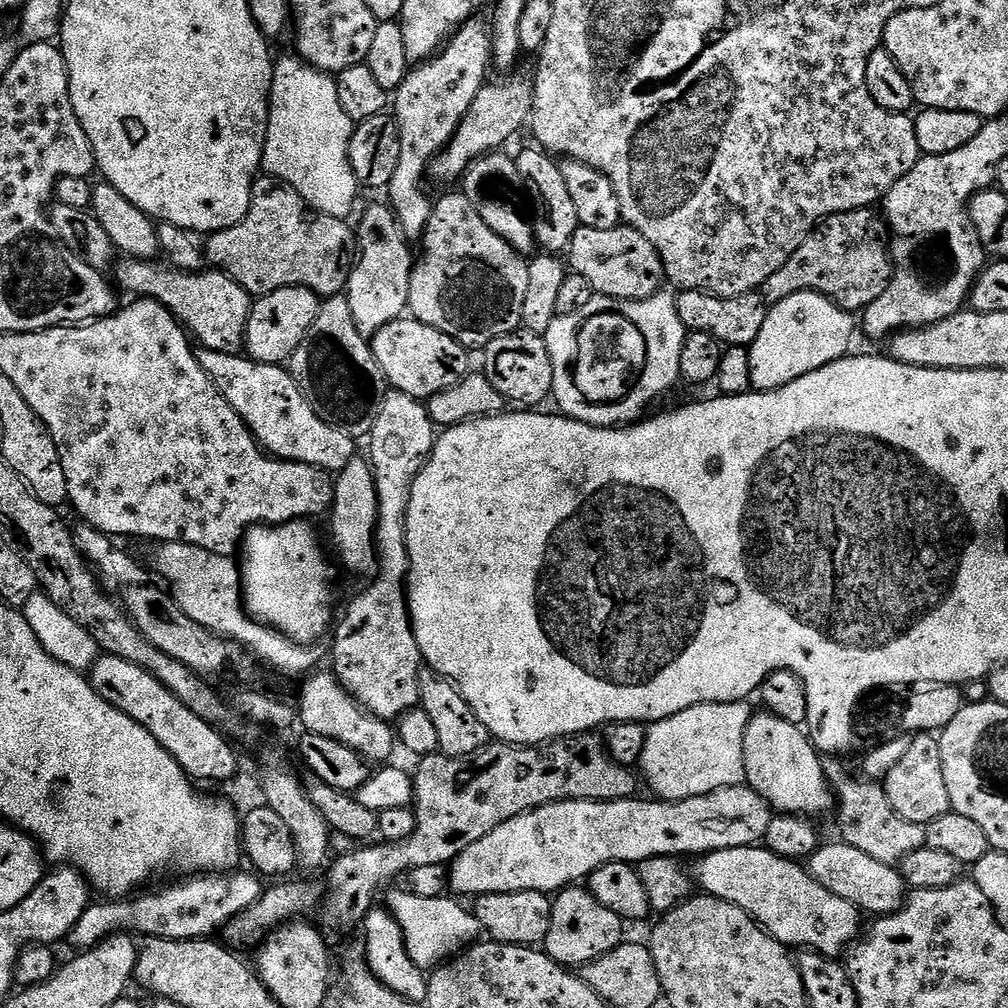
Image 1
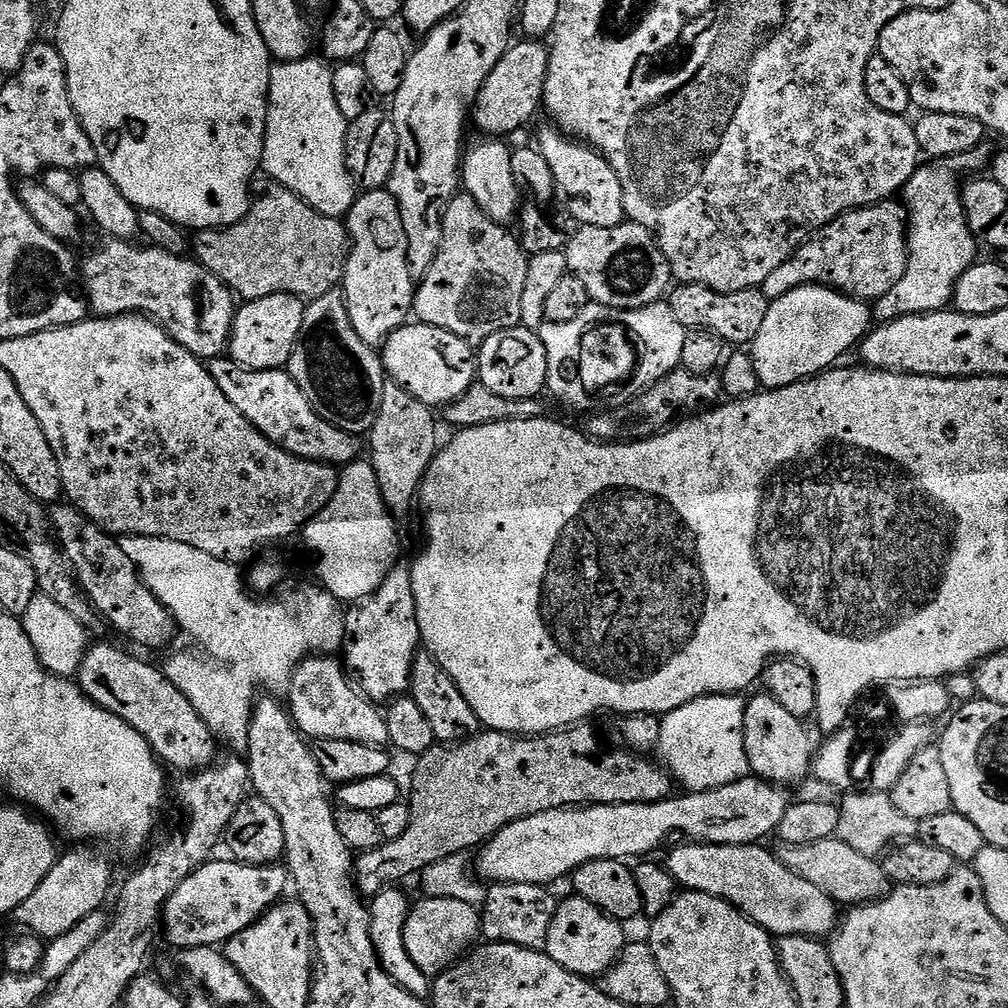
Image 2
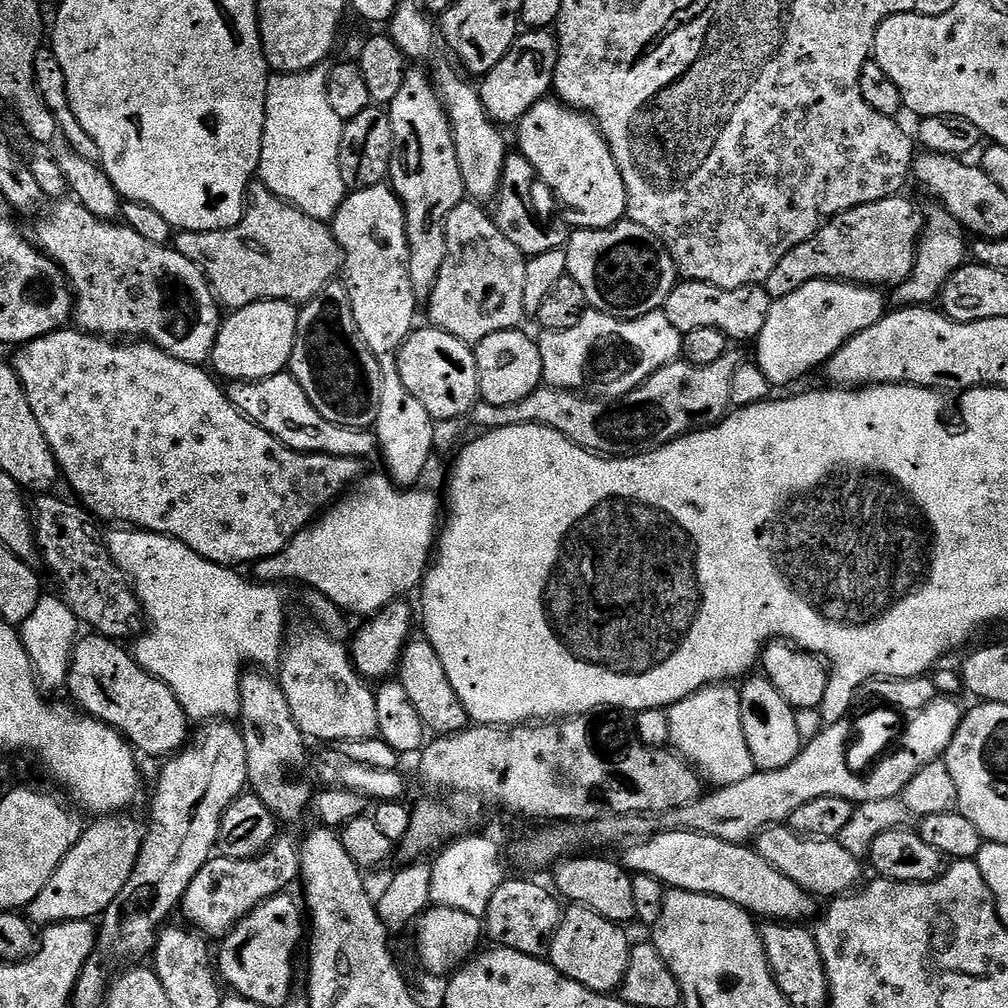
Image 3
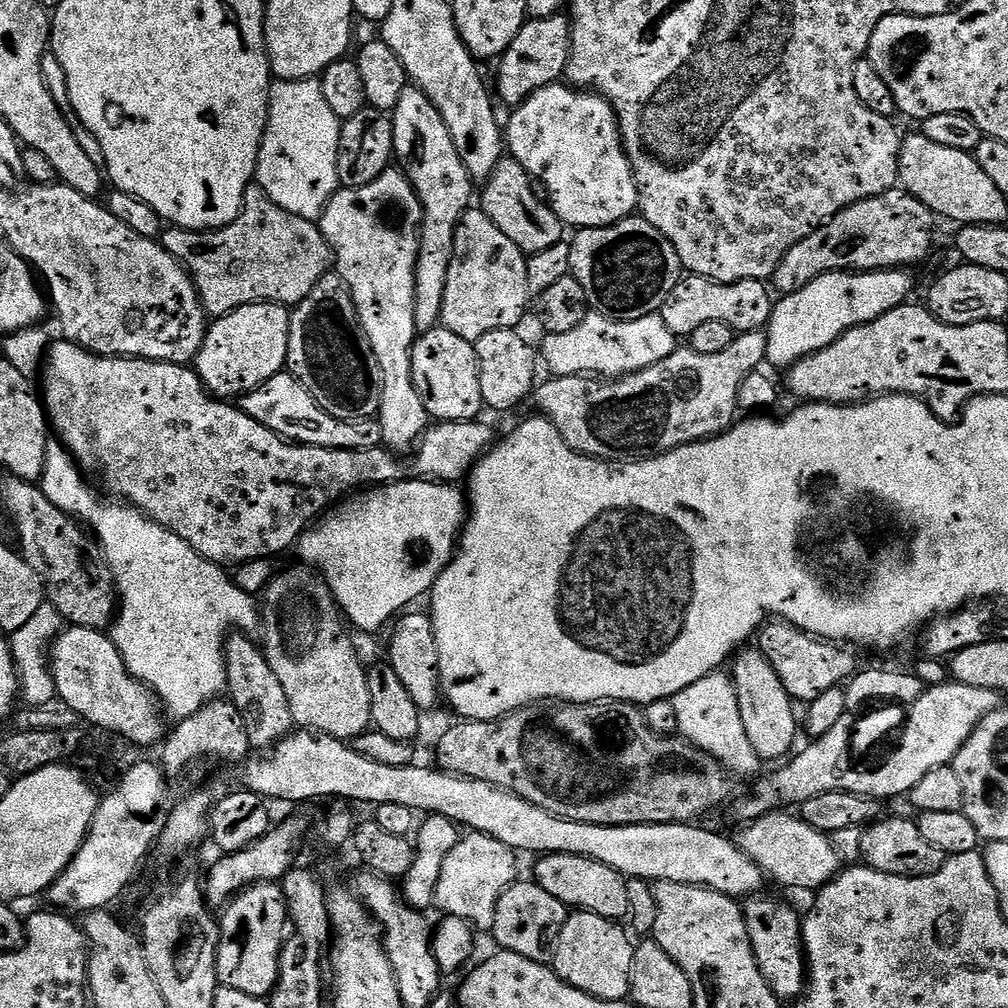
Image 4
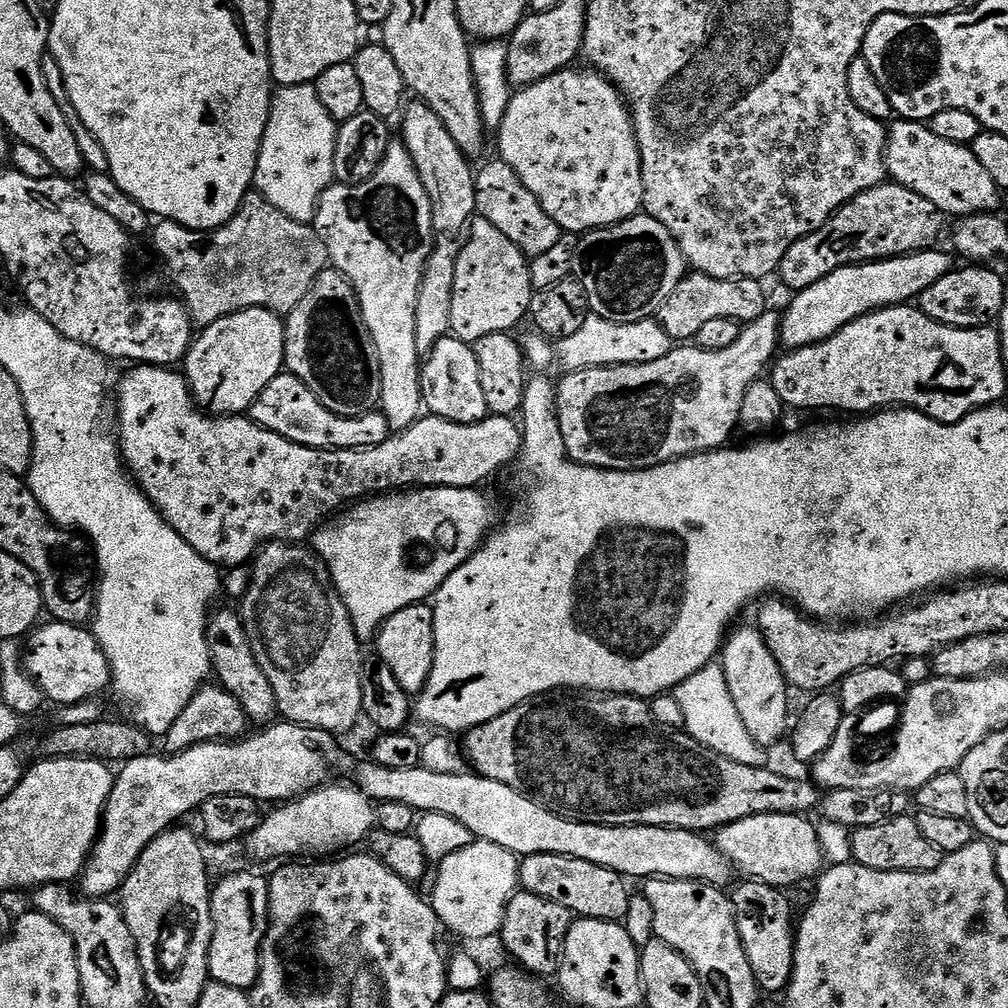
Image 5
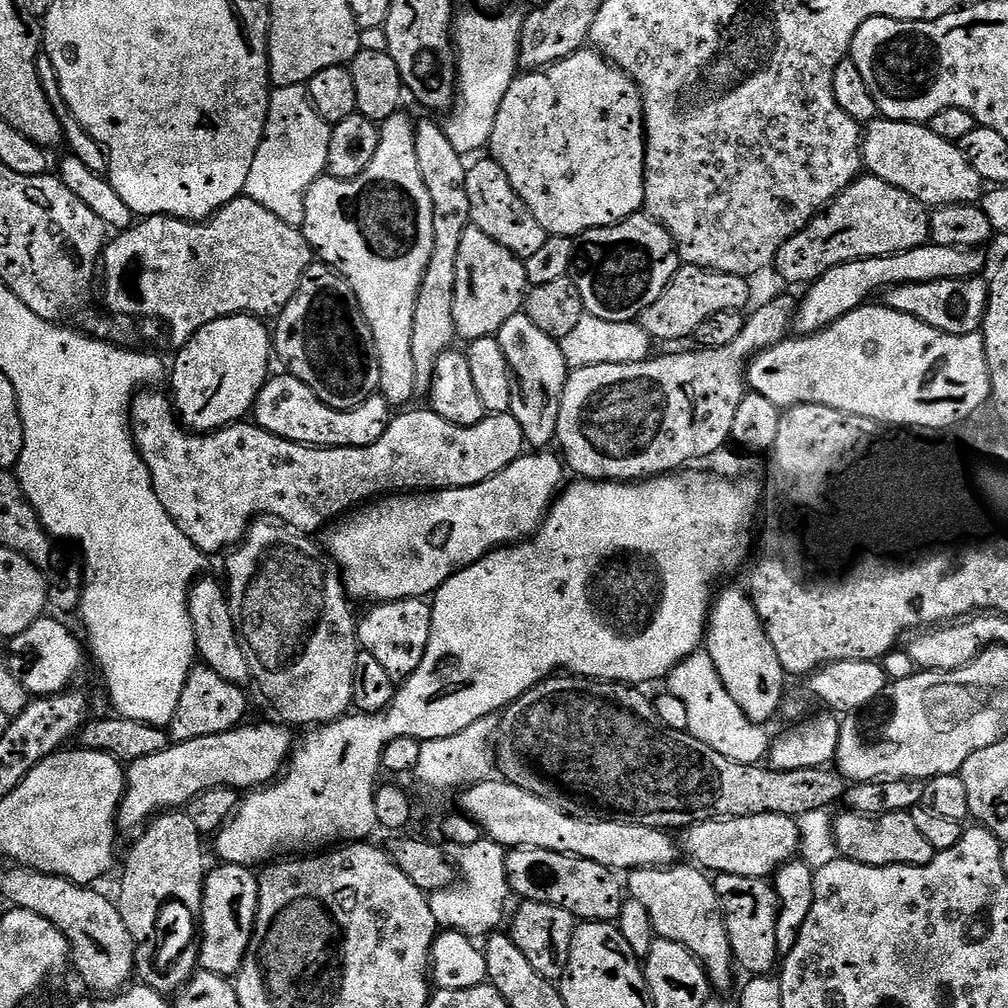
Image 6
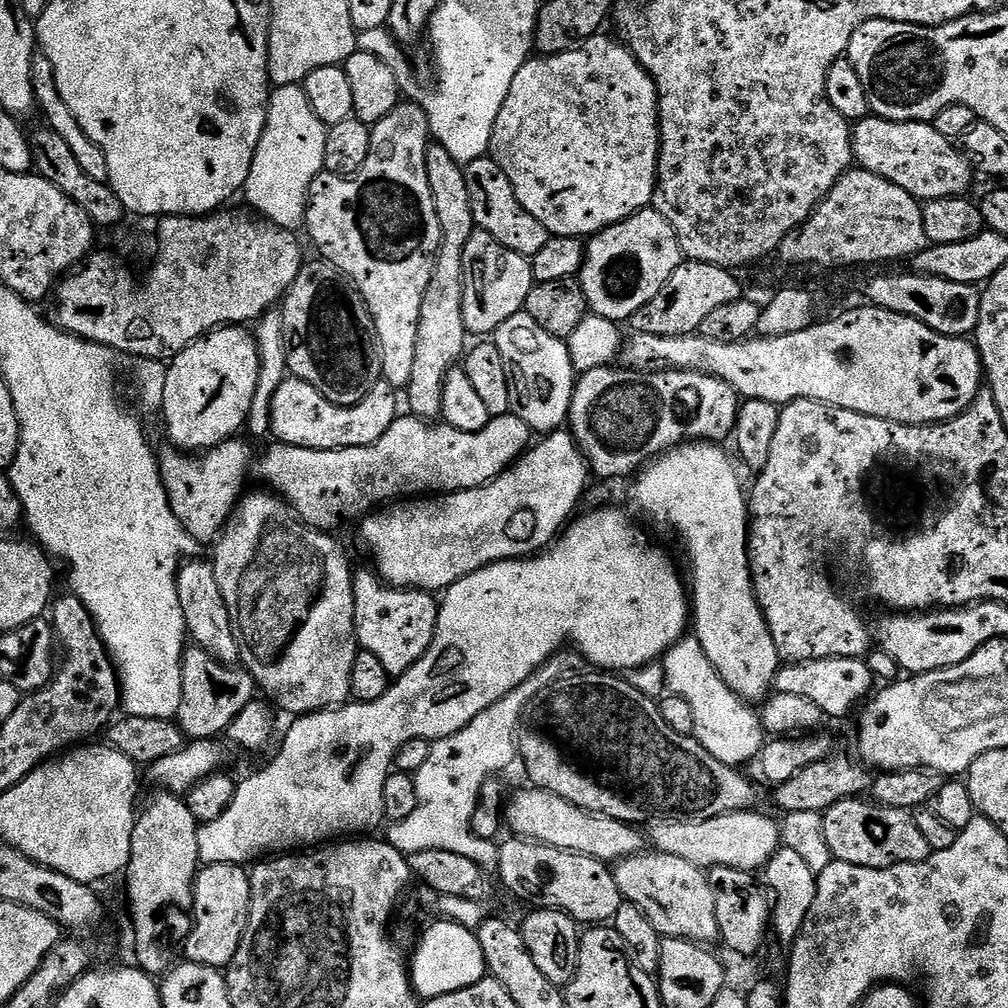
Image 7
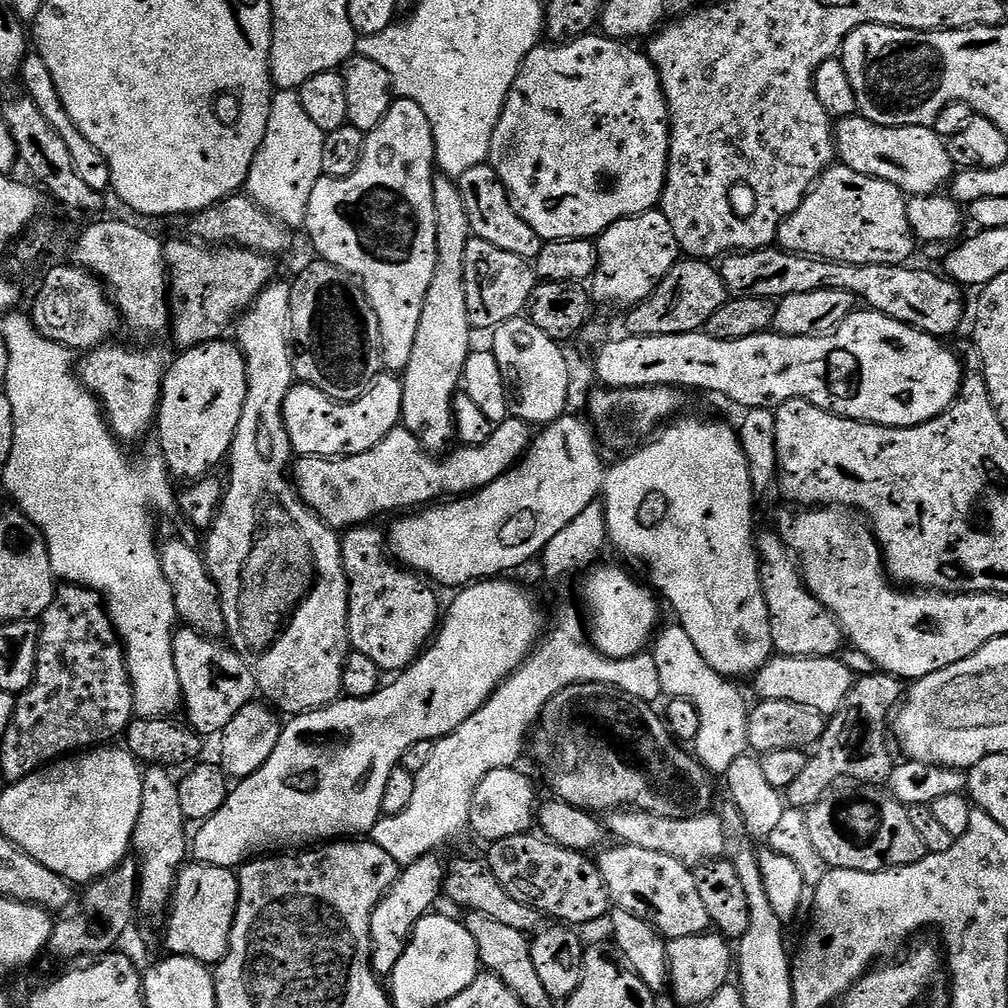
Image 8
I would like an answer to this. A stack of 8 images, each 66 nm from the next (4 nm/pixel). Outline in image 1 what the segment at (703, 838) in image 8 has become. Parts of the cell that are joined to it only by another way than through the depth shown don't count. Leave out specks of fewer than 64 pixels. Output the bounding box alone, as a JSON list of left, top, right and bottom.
[806,842,910,918]

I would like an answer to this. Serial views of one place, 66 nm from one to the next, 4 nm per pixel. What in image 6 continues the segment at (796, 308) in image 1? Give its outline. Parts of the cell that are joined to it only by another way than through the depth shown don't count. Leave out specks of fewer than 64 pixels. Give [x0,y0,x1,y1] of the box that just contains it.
[795,242,985,334]

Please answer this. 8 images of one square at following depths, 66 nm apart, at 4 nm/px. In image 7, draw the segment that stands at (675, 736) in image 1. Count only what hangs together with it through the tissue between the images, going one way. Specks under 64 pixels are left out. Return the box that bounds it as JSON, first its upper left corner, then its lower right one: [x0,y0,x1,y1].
[662,635,766,769]

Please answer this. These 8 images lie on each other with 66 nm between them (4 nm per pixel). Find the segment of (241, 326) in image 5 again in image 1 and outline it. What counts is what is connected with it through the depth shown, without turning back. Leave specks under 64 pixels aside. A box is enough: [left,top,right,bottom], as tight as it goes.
[244,286,321,365]

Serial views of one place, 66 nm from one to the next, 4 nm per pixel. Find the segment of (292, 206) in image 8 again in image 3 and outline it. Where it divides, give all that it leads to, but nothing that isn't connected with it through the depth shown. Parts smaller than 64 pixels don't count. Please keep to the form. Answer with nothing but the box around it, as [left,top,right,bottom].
[259,67,350,222]

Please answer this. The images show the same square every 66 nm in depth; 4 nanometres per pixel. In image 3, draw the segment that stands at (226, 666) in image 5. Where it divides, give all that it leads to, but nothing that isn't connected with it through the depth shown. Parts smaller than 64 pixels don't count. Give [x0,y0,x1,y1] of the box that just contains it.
[238,670,314,821]

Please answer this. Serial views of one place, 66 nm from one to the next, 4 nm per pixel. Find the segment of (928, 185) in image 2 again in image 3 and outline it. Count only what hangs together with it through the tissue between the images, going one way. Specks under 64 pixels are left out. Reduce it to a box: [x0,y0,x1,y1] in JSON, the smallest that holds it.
[895,206,966,306]

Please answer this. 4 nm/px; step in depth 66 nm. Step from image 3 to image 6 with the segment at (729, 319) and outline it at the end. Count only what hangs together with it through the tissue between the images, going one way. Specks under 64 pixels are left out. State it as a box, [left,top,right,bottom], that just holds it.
[638,264,753,341]

